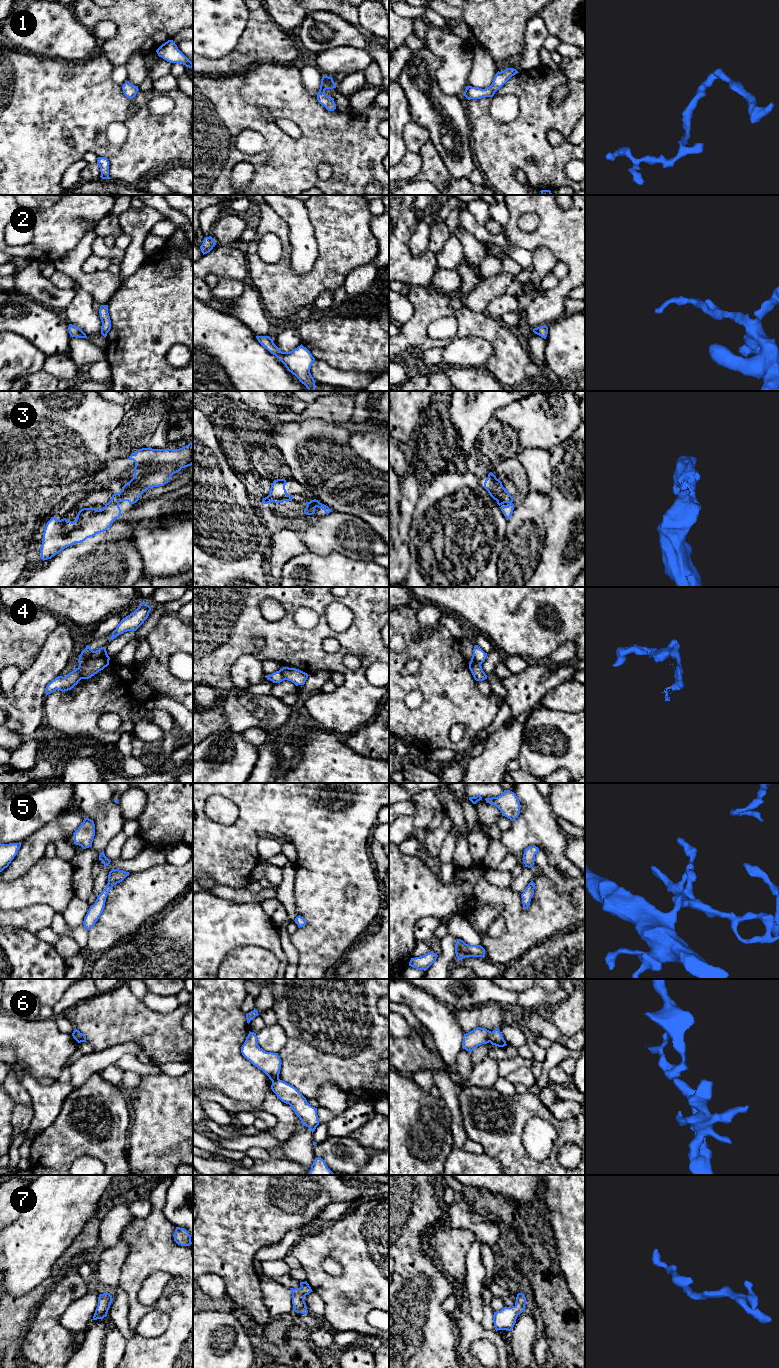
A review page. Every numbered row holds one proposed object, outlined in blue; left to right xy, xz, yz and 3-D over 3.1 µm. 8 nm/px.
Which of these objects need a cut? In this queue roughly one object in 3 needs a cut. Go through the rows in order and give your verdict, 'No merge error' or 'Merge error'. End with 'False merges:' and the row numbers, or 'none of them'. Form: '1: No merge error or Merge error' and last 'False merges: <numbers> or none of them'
1: No merge error
2: No merge error
3: No merge error
4: Merge error
5: No merge error
6: Merge error
7: No merge error
False merges: 4, 6

